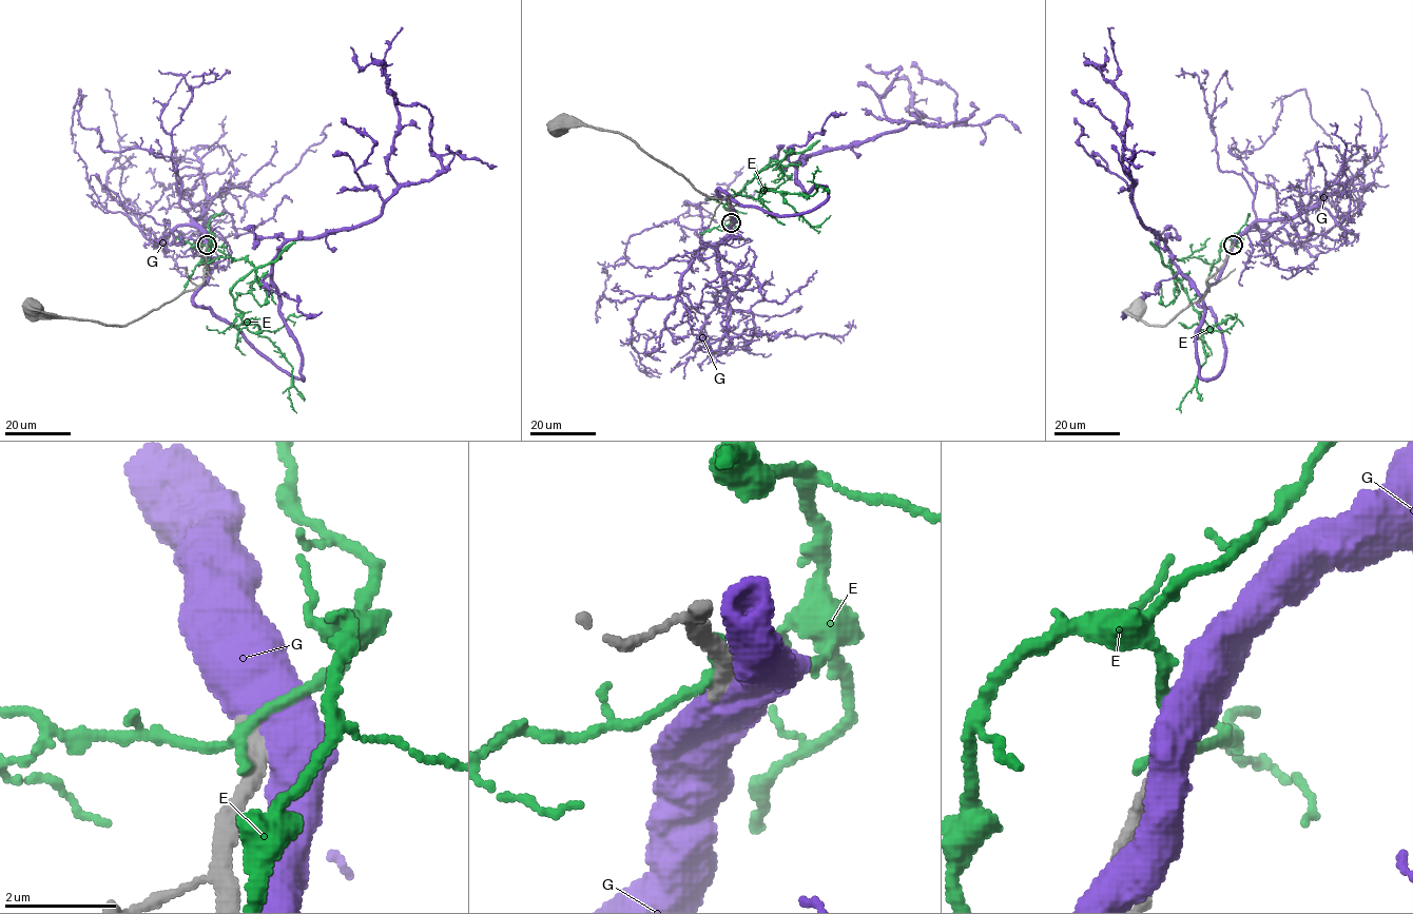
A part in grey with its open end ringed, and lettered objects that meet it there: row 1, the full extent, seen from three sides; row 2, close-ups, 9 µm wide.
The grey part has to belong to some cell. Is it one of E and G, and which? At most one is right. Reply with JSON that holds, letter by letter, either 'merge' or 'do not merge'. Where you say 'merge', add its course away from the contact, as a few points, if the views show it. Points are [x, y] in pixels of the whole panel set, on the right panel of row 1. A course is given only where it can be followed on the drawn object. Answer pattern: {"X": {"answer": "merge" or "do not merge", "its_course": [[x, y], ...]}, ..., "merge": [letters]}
{"E": {"answer": "do not merge"}, "G": {"answer": "merge", "its_course": [[1232, 245], [1199, 303], [1224, 348], [1202, 378], [1203, 298], [1136, 214], [1128, 100], [1088, 63], [1104, 46]]}, "merge": ["G"]}

